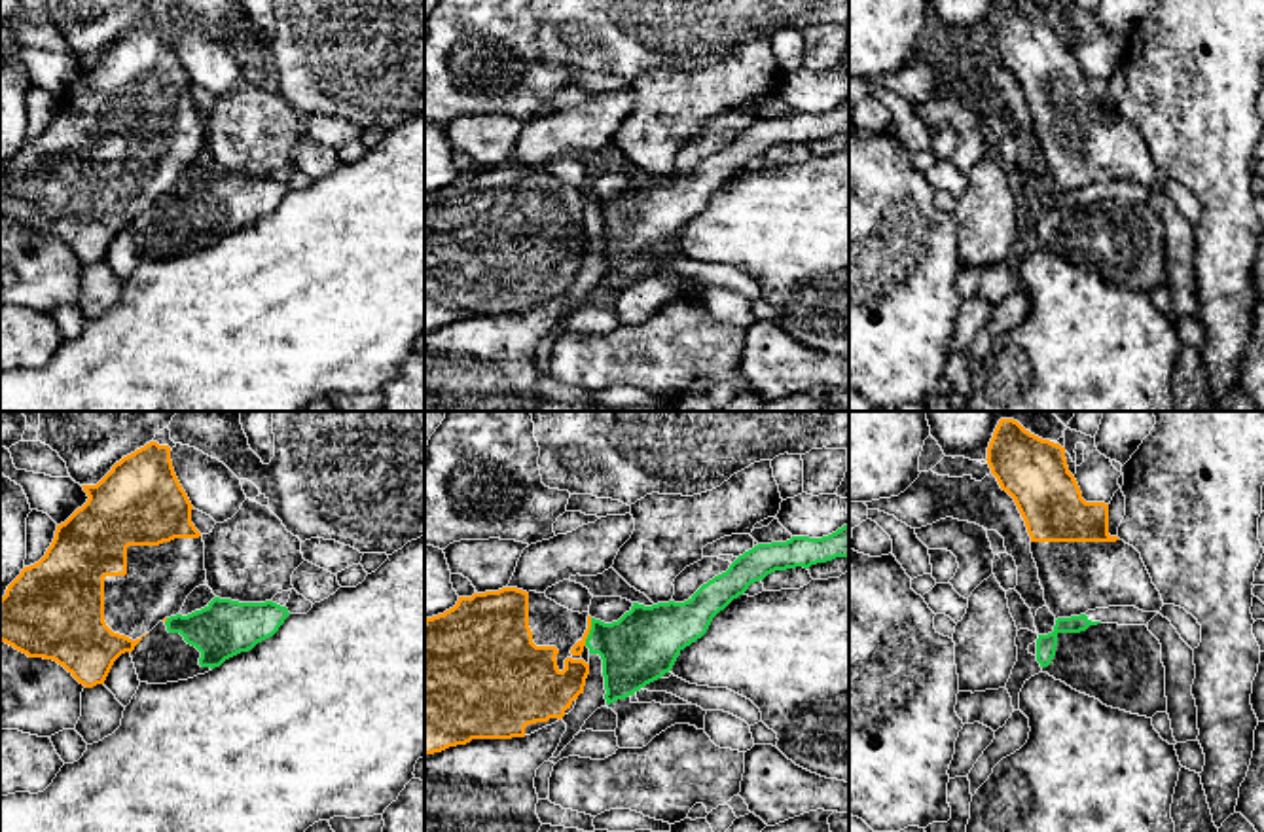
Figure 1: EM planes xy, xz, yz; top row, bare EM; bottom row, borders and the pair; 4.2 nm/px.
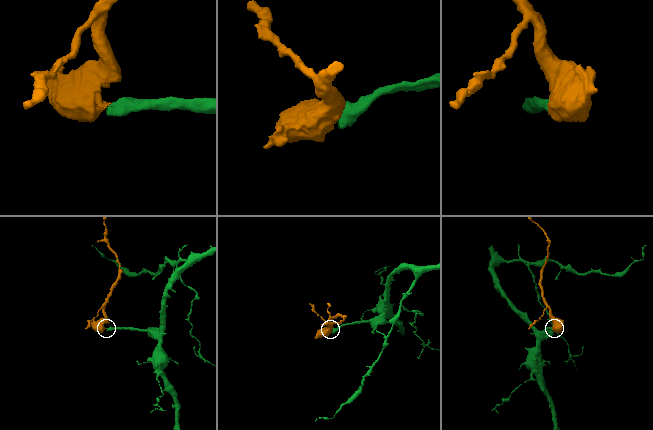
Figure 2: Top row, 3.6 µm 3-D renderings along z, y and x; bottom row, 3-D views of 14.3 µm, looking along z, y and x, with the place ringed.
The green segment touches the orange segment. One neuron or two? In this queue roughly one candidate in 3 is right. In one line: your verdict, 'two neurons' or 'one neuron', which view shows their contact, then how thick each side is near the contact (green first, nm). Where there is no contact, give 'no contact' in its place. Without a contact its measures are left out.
two neurons | xz | 300/50 nm

